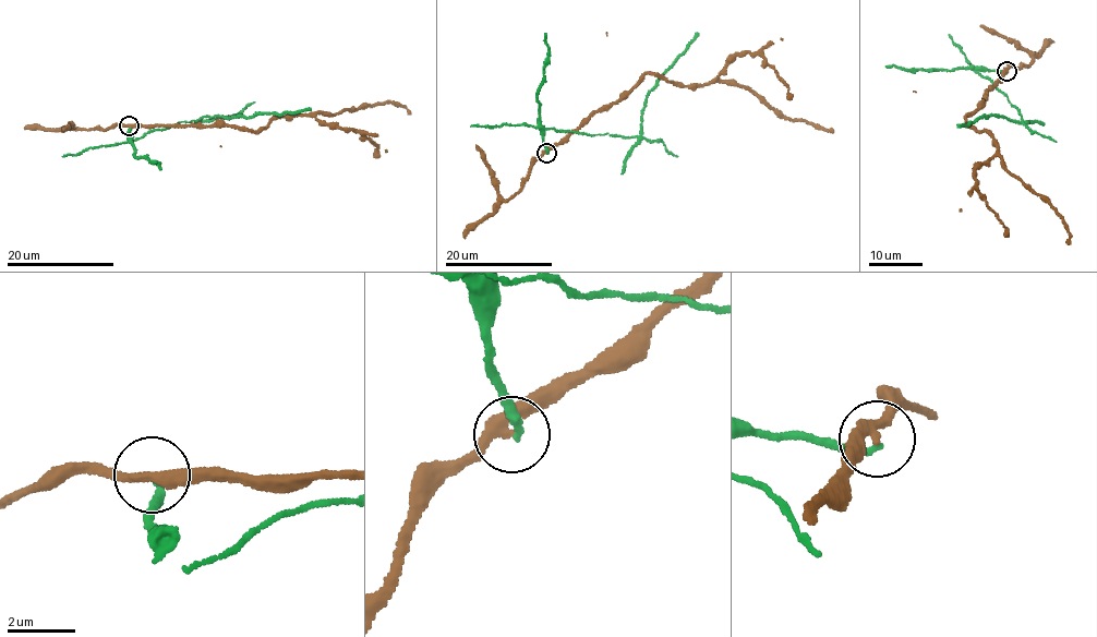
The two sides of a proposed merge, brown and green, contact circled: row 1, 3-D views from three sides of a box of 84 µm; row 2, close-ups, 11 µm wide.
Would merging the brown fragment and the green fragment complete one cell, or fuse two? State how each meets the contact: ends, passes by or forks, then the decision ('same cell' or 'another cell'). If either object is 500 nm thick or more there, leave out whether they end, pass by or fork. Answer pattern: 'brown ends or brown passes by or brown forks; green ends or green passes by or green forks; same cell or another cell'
brown passes by; green ends; another cell

